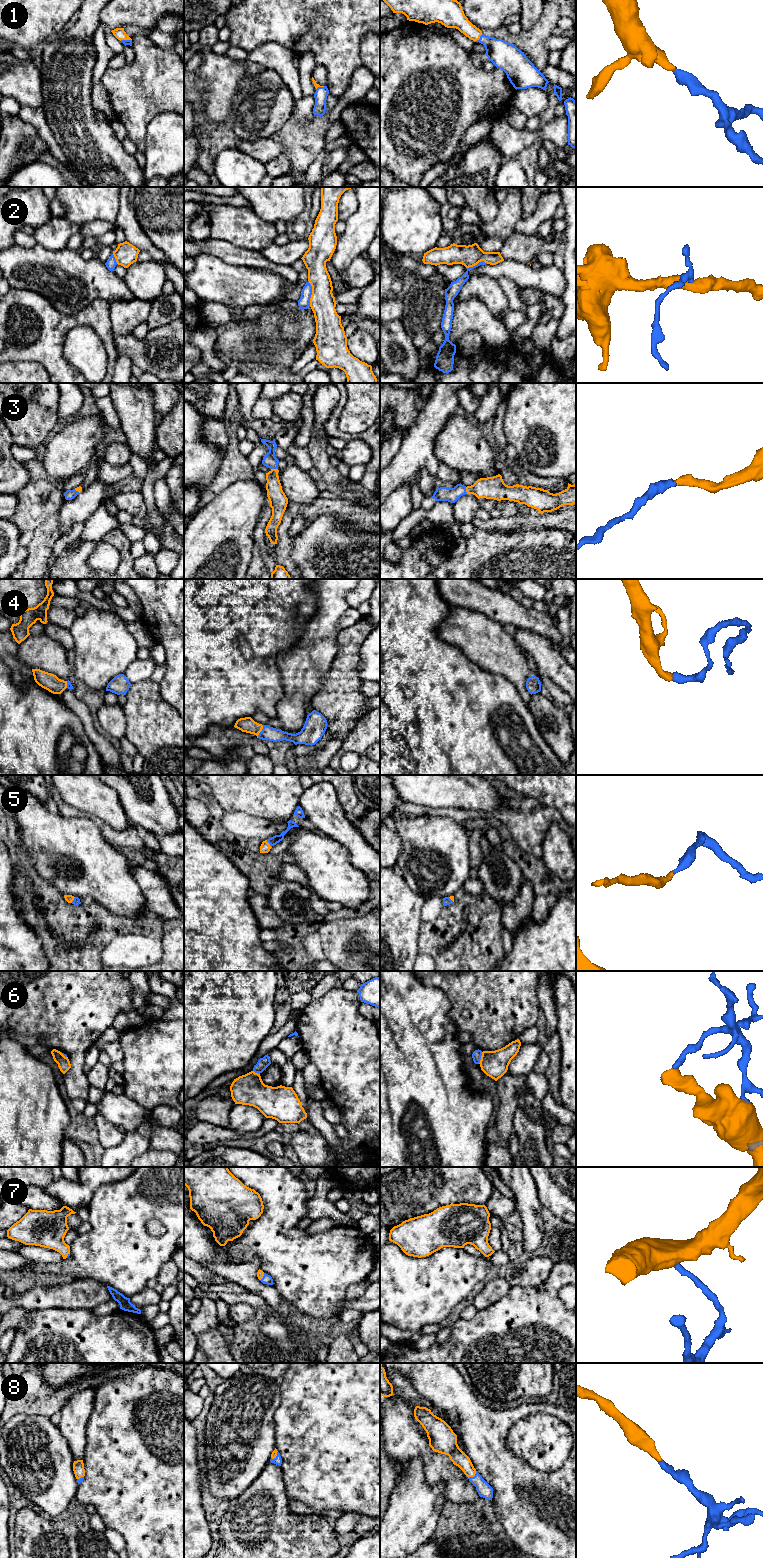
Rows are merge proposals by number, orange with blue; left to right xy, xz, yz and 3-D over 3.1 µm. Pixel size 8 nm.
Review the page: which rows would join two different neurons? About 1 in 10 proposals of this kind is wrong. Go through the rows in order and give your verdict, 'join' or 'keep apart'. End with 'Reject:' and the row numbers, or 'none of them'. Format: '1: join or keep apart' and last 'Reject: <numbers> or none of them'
1: join
2: join
3: join
4: join
5: join
6: keep apart
7: join
8: join
Reject: 6

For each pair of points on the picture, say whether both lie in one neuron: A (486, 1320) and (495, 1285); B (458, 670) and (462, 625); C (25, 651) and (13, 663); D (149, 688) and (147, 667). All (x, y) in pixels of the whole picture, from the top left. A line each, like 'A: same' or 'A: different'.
A: different
B: different
C: different
D: different

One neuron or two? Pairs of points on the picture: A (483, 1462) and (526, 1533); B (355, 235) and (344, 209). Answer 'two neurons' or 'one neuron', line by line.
A: one neuron
B: two neurons

